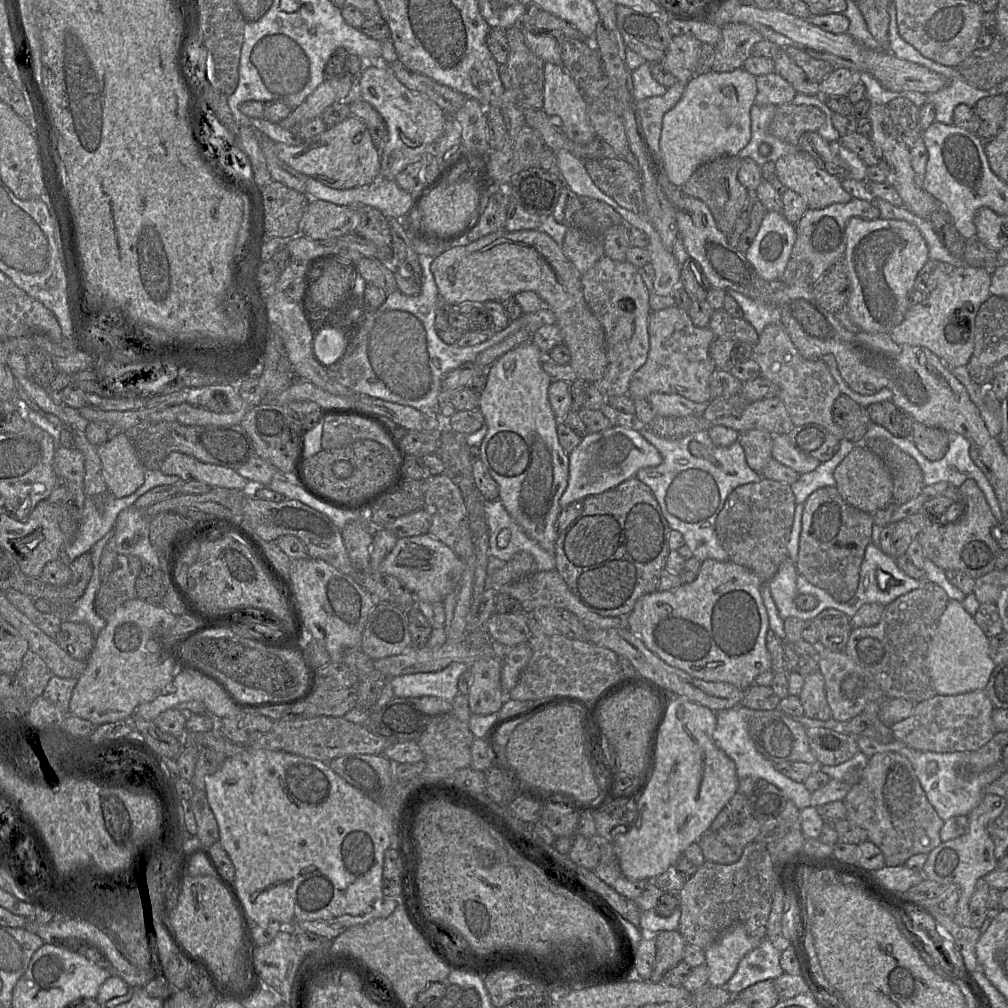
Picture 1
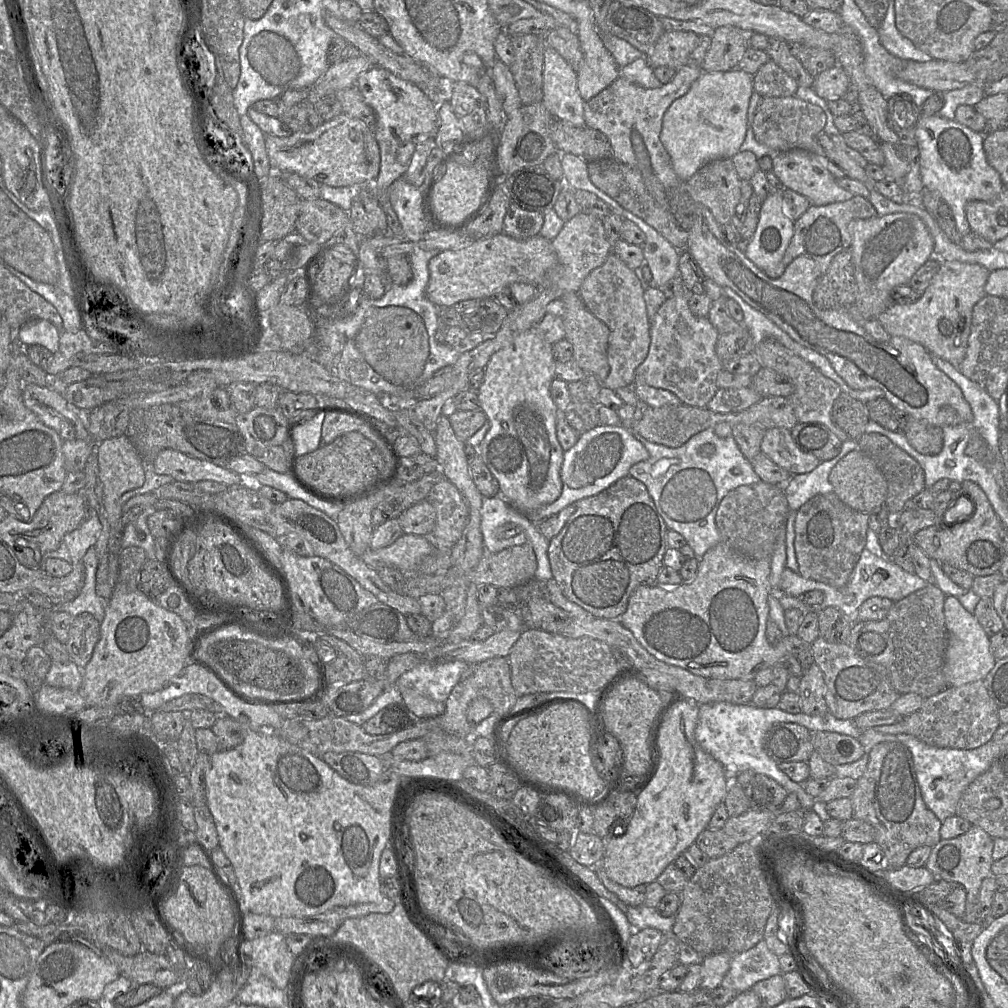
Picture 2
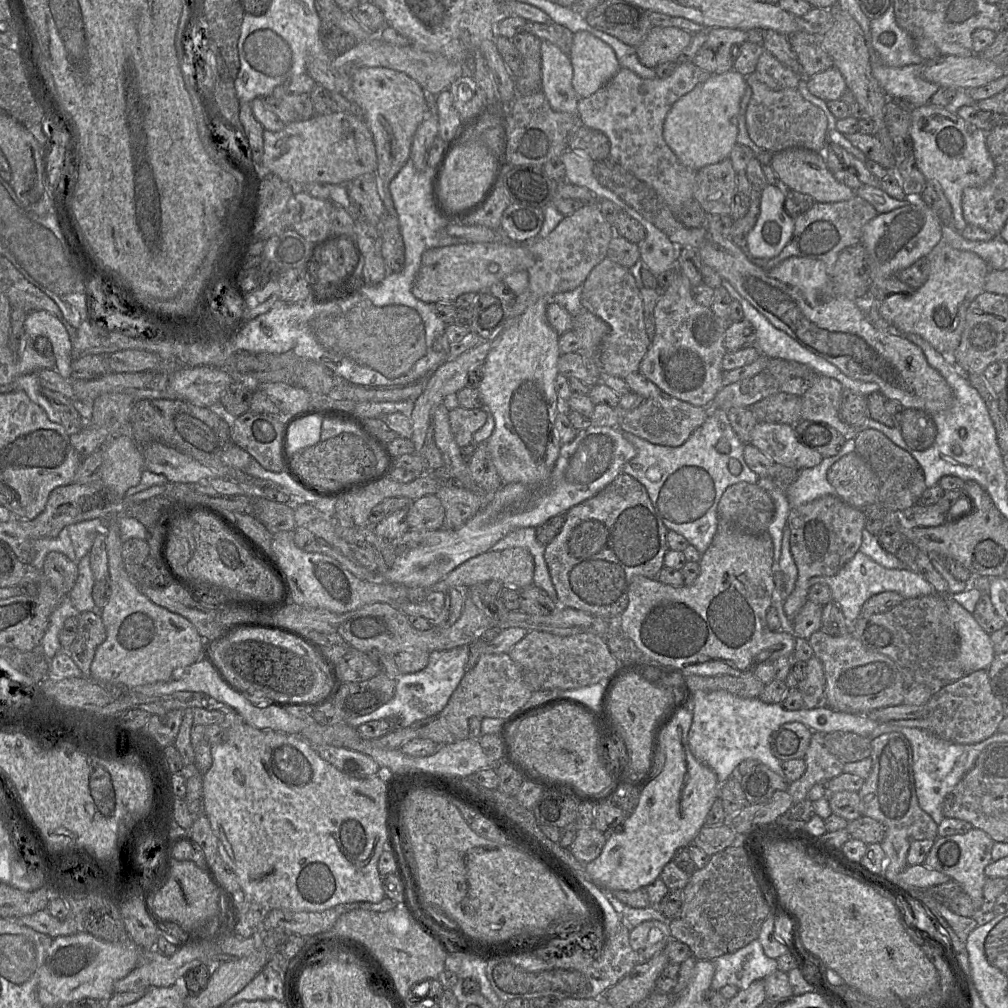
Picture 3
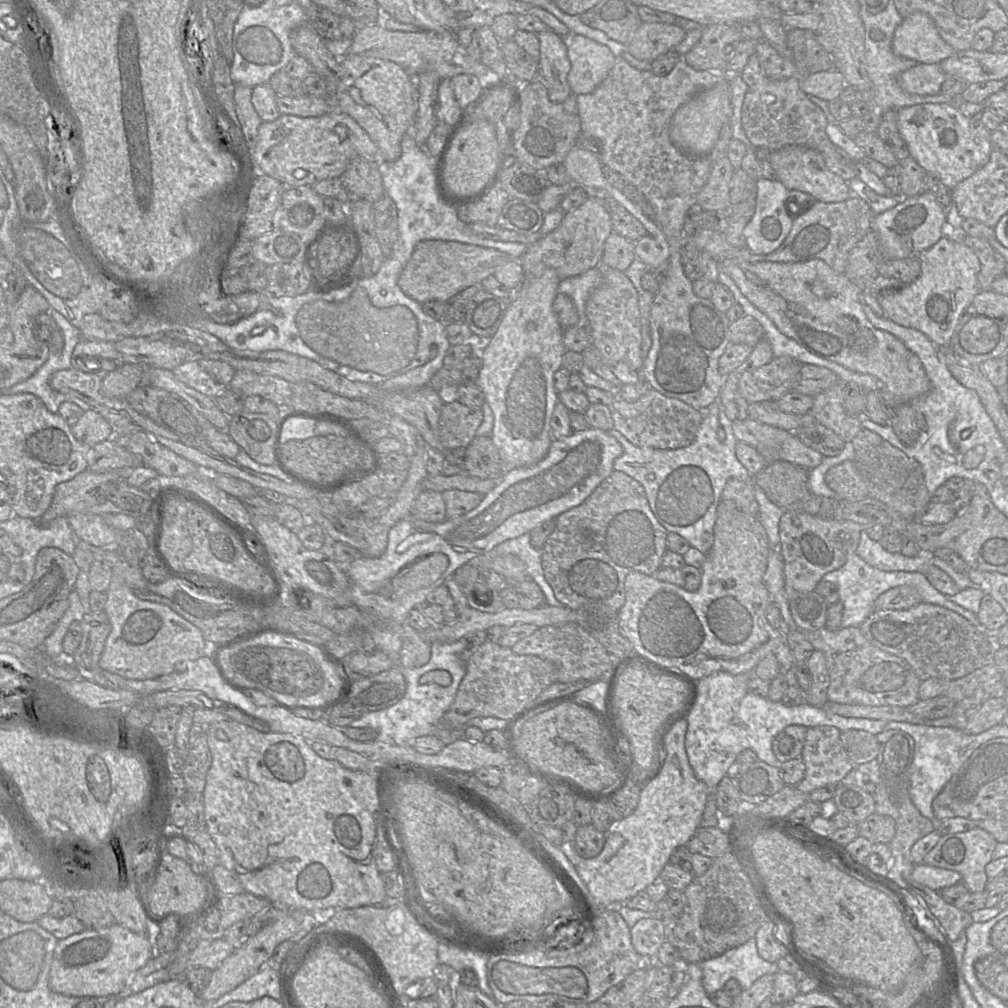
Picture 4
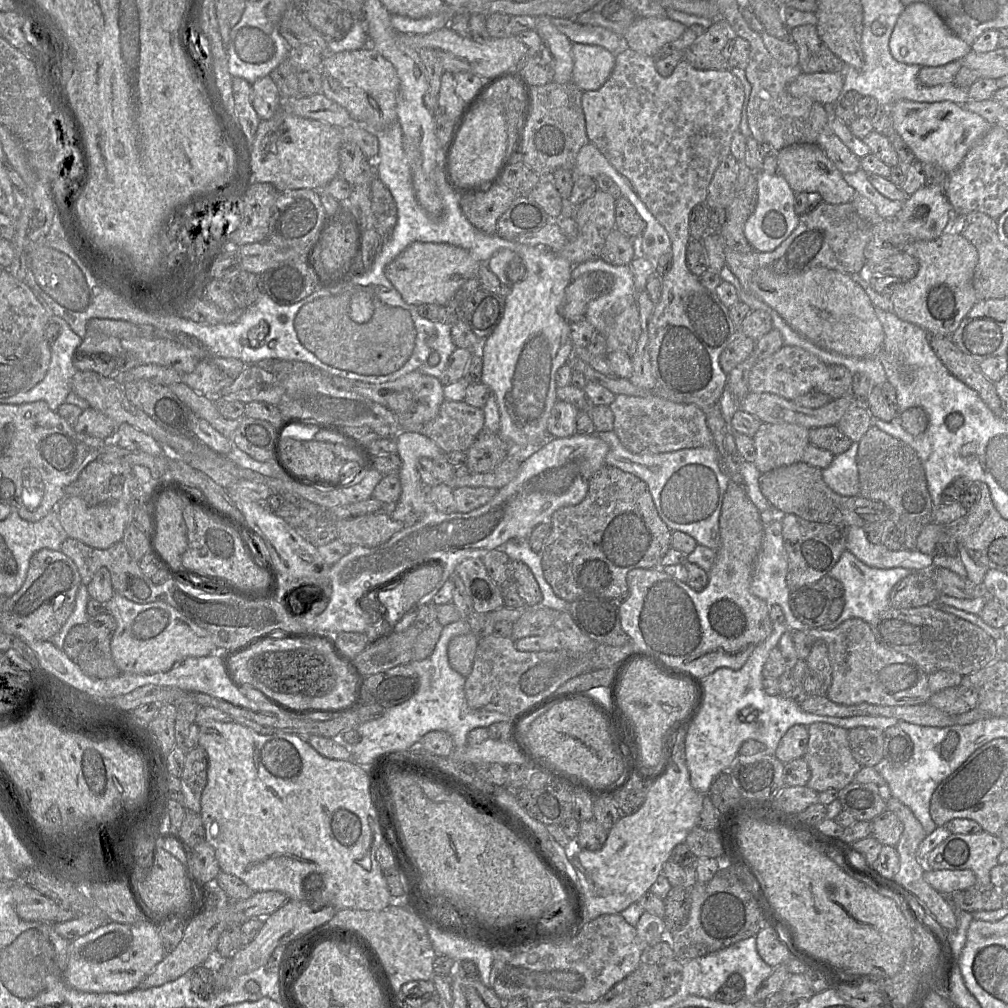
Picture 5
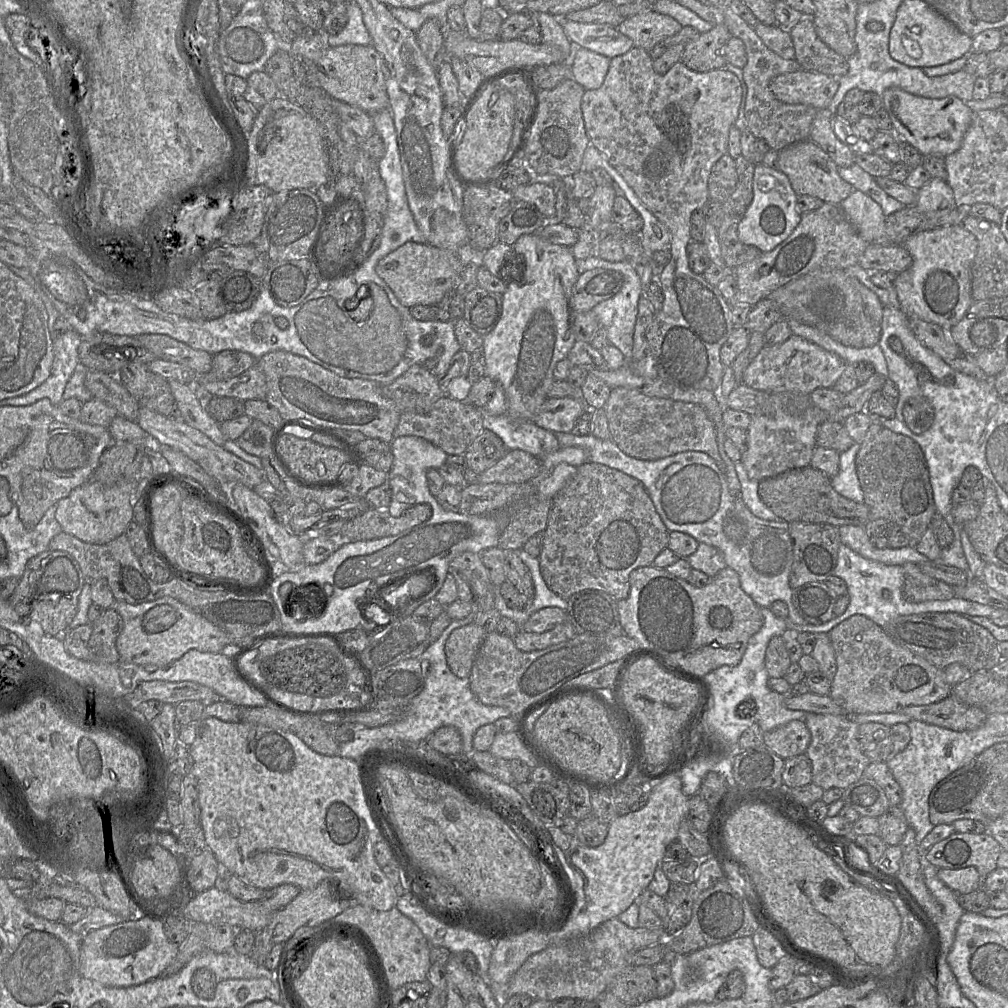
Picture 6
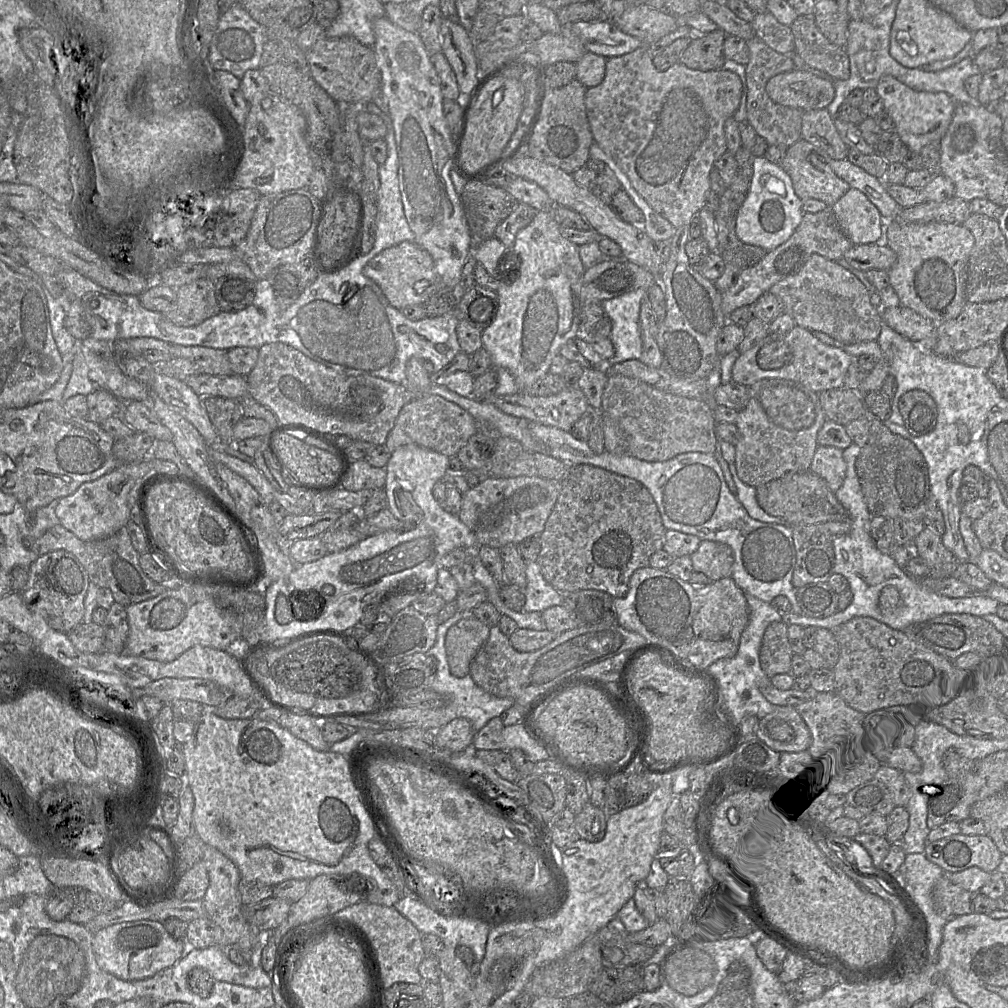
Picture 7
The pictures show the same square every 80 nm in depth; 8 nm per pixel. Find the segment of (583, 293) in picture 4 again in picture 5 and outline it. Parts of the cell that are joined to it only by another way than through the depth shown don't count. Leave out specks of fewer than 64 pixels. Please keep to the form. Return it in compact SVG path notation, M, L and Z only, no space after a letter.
M601 258L586 261L573 266L572 280L588 272L601 271L613 278L611 290L587 304L585 317L598 332L603 332L607 319L619 312L628 303L636 301L637 290L629 265L612 265Z

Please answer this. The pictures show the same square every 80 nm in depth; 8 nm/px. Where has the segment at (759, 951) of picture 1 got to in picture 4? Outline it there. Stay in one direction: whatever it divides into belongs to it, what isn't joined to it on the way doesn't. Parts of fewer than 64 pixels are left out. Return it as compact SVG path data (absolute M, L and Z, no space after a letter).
M755 937L717 957L701 962L700 966L702 985L708 995L722 990L730 979L736 979L743 991L749 989L763 975L775 975L778 972L776 963L759 956Z

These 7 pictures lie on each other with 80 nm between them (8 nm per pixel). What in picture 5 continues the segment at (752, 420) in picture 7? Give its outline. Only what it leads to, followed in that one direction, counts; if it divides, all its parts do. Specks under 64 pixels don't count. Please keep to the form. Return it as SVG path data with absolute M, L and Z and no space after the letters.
M762 423L753 437L753 442L756 450L754 465L763 474L778 467L802 462L804 451L810 444L809 429L789 423Z

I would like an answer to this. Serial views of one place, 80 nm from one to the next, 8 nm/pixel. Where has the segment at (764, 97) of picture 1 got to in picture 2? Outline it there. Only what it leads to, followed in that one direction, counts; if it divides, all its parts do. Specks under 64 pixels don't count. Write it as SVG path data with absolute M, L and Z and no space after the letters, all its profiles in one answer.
M771 59L753 75L753 90L761 97L794 96L797 82Z

